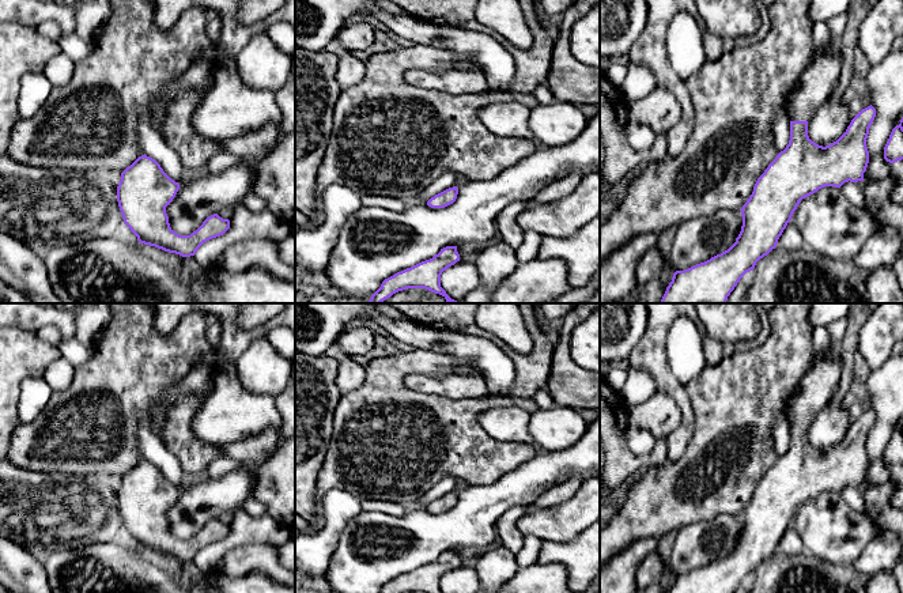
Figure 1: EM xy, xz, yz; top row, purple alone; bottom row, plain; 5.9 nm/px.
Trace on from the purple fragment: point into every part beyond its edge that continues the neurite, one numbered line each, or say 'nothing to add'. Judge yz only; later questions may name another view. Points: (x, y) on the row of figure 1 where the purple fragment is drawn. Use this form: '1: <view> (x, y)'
1: yz (818, 80)

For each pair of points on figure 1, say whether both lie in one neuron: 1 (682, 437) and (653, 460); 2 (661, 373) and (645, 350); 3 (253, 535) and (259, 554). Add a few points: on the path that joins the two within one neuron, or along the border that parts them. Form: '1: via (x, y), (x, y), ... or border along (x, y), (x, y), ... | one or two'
1: border along (665, 438), (665, 456), (668, 460) | two
2: via (660, 367), (650, 355) | one
3: border along (278, 546), (241, 544), (226, 552) | two

